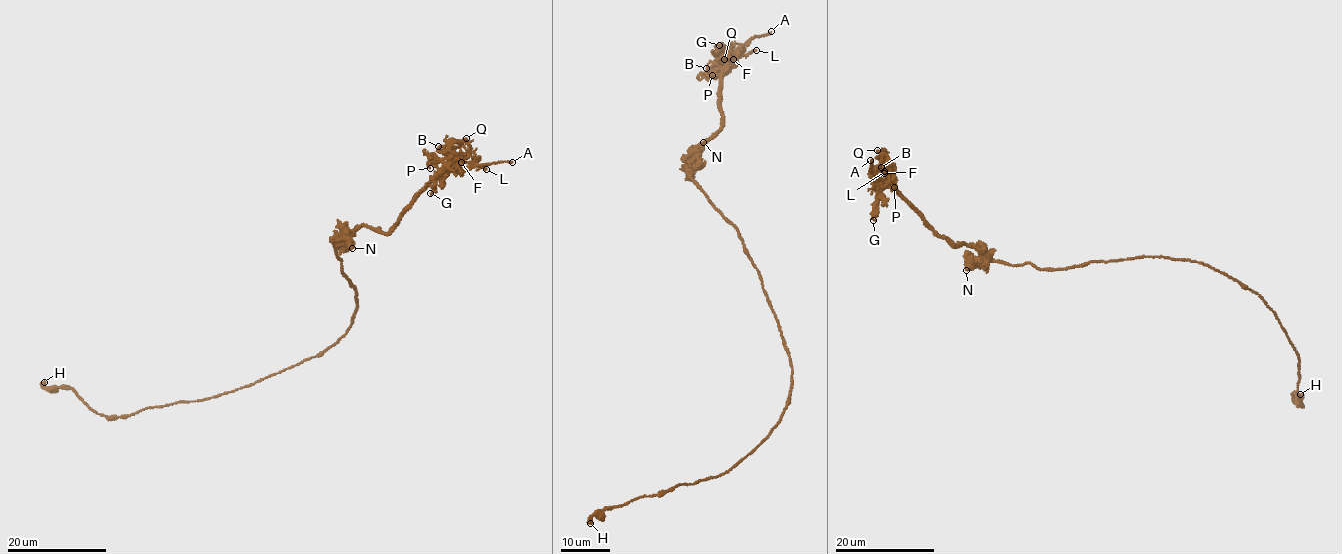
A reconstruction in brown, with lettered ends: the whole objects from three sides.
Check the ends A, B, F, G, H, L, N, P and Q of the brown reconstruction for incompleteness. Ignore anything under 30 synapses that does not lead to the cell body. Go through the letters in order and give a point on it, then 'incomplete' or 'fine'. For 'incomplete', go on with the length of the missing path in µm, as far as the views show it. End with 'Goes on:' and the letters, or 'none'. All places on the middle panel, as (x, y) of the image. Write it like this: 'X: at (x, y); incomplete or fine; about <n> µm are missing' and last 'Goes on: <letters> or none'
A: at (771, 31); incomplete; about 30 µm are missing
B: at (706, 68); fine
F: at (733, 59); fine
G: at (719, 45); fine
H: at (590, 523); fine
L: at (756, 50); fine
N: at (703, 142); fine
P: at (712, 75); fine
Q: at (724, 59); fine
Goes on: A

